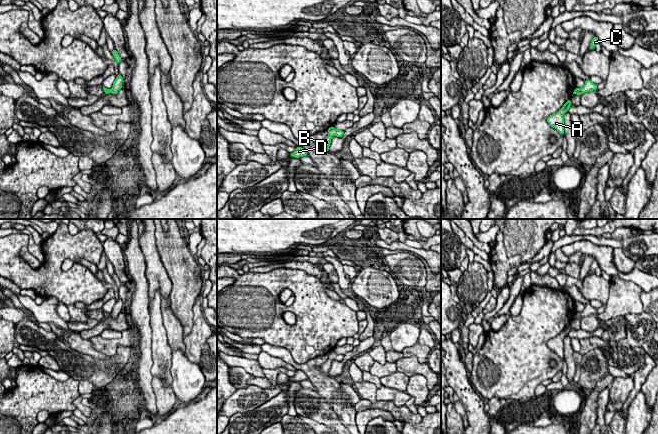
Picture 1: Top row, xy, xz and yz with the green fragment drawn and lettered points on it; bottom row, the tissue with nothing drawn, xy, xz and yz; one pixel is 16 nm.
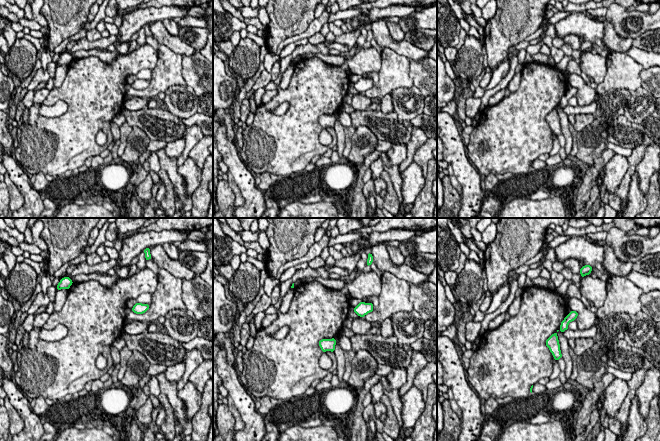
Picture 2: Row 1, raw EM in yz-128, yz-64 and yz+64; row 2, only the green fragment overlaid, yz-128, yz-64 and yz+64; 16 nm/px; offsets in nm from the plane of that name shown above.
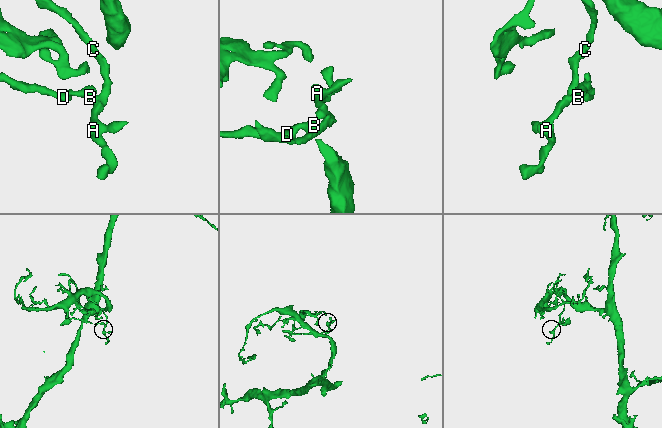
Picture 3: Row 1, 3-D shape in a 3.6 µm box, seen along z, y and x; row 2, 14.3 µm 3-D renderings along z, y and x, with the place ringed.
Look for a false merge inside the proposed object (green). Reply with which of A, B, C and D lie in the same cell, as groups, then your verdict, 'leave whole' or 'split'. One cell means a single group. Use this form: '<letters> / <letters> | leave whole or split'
A B C D | leave whole

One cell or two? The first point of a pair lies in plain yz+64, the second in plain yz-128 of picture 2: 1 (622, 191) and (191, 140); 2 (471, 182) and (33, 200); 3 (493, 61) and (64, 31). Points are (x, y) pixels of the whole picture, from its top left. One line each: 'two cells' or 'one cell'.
1: one cell
2: one cell
3: one cell

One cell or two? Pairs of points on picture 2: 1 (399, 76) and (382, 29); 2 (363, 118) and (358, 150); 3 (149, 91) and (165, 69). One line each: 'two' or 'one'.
1: two
2: two
3: one

